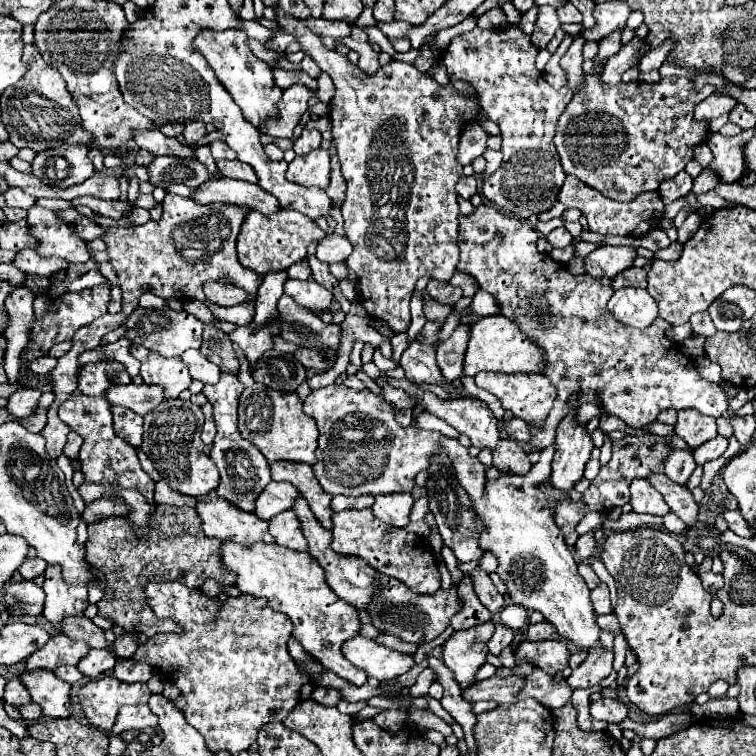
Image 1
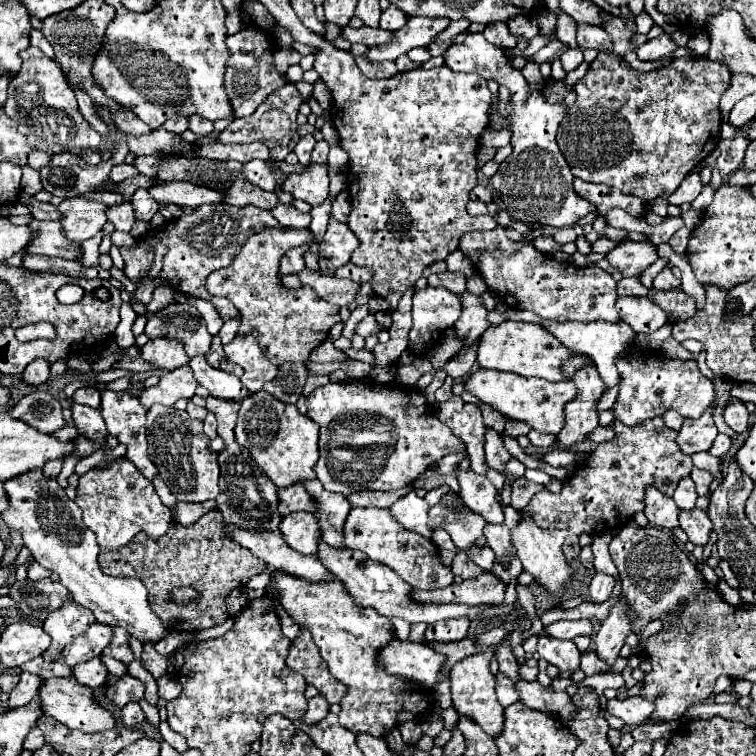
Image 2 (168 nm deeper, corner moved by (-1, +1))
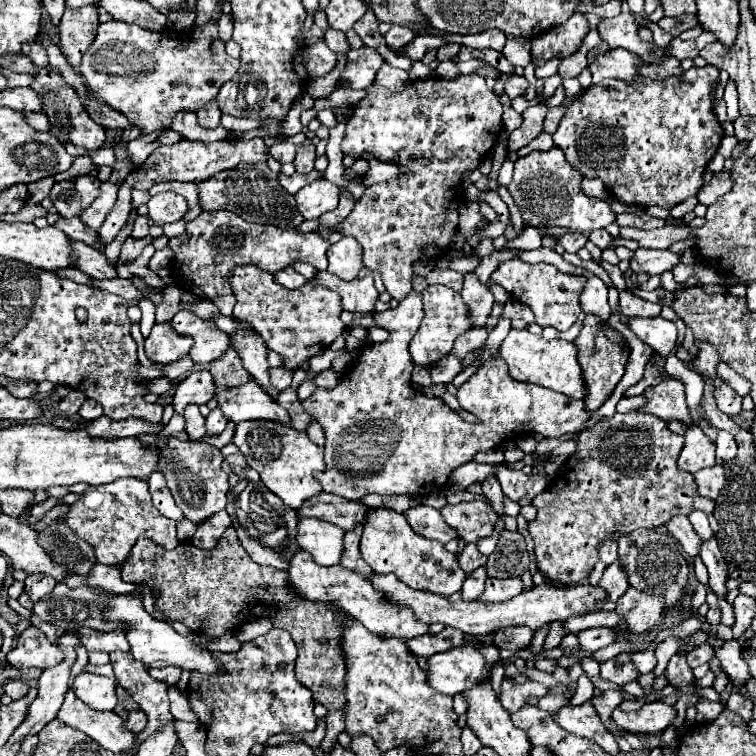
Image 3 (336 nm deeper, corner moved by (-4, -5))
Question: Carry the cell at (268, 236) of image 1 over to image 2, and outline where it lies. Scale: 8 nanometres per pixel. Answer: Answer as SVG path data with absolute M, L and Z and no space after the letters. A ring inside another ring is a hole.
M264 230L256 238L248 238L240 254L230 266L220 268L208 276L208 292L224 294L228 290L232 304L242 316L238 336L254 336L274 364L282 362L308 362L310 352L320 346L336 322L340 322L338 306L318 298L310 286L302 285L298 290L288 290L278 278L278 260L286 250L306 242L312 236L310 230Z

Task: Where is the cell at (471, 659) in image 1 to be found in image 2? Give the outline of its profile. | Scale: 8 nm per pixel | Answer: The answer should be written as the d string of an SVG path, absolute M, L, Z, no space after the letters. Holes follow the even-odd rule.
M492 628L490 632L484 632L480 636L476 636L476 644L478 644L478 654L468 656L464 660L460 660L458 664L452 666L450 670L450 684L452 684L452 700L454 700L454 710L460 716L470 718L472 722L476 722L486 734L490 734L492 738L496 738L502 728L504 728L504 708L498 704L496 700L496 678L490 672L490 660L494 656L494 648L506 638L508 630L506 628Z

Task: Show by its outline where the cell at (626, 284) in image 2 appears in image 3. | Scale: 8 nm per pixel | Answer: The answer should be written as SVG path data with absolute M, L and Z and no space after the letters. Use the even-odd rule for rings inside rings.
M619 292L619 304L621 304L621 312L629 318L629 316L657 316L661 312L661 304L653 304L647 302L631 292Z

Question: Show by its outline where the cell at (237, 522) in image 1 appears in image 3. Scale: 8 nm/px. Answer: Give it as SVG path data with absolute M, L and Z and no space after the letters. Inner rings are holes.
M299 550L291 556L289 568L287 568L287 580L291 584L291 592L295 592L297 596L307 598L307 600L335 602L347 614L357 618L373 634L379 634L385 638L395 636L395 638L409 640L409 638L423 636L429 632L429 626L419 622L409 608L397 608L397 606L383 602L381 592L377 592L367 578L359 576L357 572L347 572L347 568L343 568L339 564L331 566L331 568L319 566L319 564L315 564L315 560L305 550Z

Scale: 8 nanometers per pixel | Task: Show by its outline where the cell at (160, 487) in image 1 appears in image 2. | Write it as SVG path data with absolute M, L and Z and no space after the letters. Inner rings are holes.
M208 500L208 502L200 502L200 504L178 502L174 520L180 522L182 526L192 526L196 522L196 518L204 516L208 510L216 510L216 500Z

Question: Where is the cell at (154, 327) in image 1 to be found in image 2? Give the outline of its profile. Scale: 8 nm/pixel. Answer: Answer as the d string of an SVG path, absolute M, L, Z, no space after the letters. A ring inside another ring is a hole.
M172 304L162 312L152 314L146 324L146 334L148 338L180 338L190 358L206 356L212 342L206 322L192 304Z

